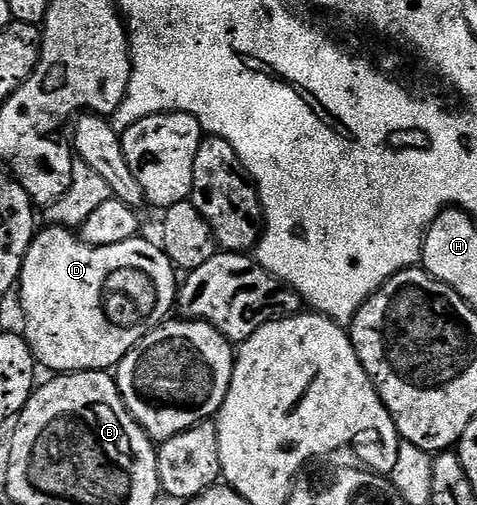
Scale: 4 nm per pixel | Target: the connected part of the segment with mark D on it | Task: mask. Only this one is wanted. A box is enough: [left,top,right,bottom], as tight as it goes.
[16,227,176,375]

